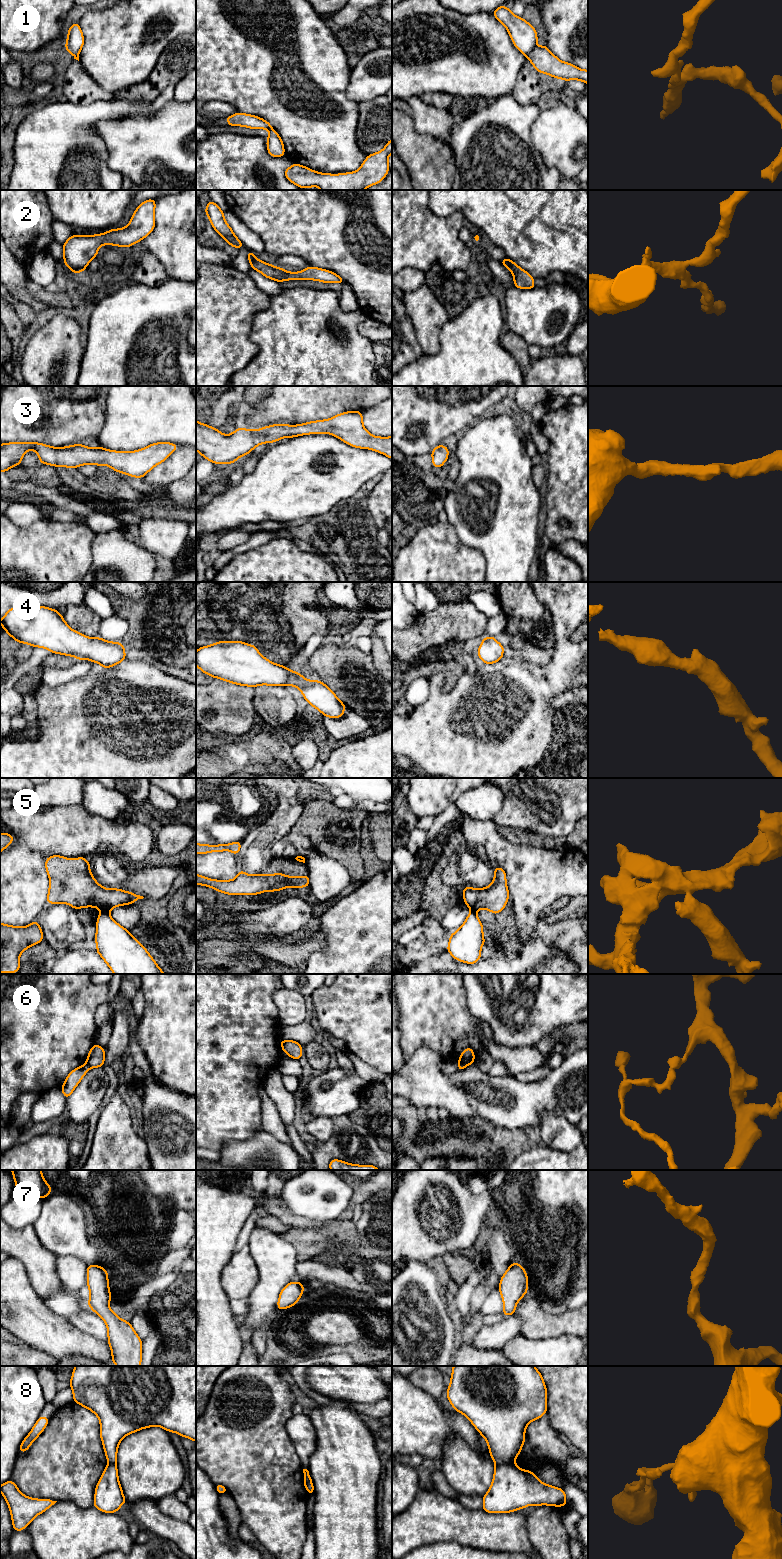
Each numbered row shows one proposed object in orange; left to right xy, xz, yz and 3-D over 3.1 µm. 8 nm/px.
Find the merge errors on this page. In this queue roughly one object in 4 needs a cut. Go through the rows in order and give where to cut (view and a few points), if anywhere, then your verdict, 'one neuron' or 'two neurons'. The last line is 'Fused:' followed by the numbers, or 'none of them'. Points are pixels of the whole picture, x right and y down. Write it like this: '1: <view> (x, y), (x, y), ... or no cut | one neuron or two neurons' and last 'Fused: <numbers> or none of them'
1: yz (536, 46), (526, 55) | two neurons
2: no cut | one neuron
3: no cut | one neuron
4: no cut | one neuron
5: xy (102, 909), (108, 912) | two neurons
6: xy (86, 1062), (91, 1067) | two neurons
7: no cut | one neuron
8: yz (512, 1462), (496, 1465) | two neurons
Fused: 1, 5, 6, 8

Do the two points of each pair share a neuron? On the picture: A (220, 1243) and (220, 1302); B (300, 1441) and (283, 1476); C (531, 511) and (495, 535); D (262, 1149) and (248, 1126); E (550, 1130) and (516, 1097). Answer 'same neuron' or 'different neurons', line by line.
A: same neuron
B: different neurons
C: same neuron
D: different neurons
E: different neurons

